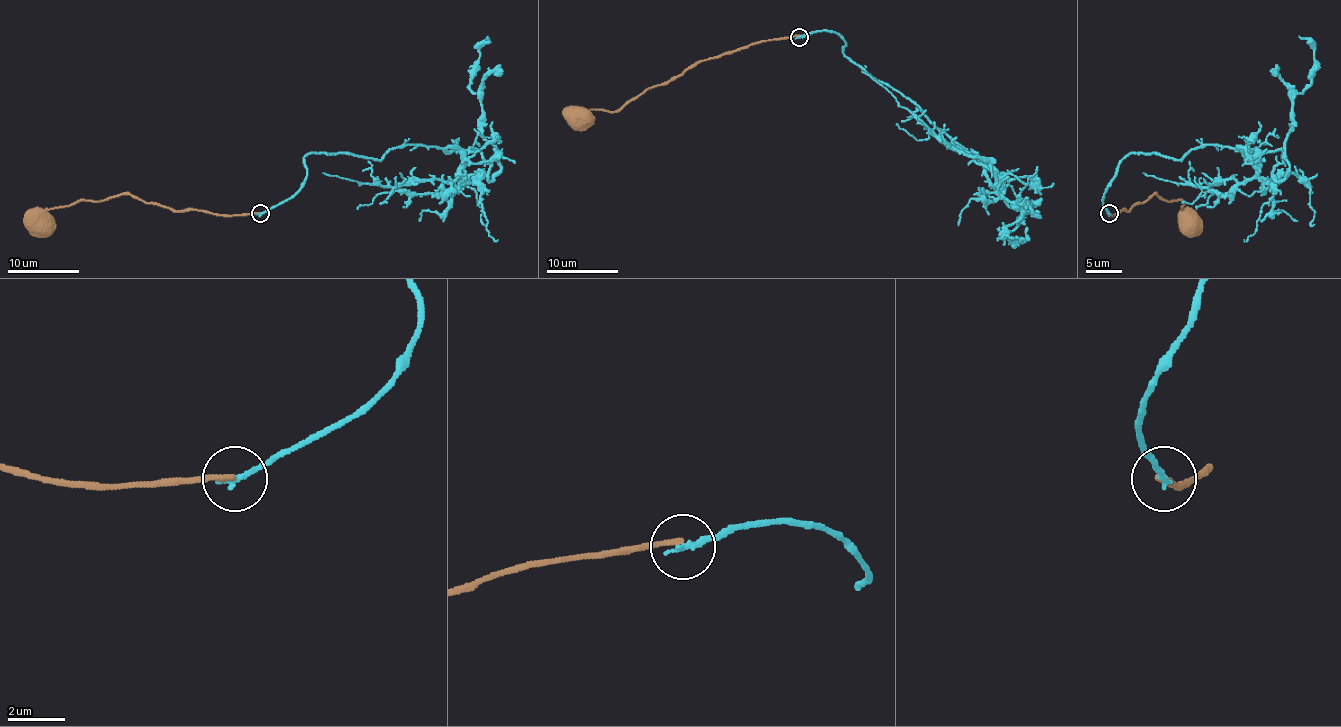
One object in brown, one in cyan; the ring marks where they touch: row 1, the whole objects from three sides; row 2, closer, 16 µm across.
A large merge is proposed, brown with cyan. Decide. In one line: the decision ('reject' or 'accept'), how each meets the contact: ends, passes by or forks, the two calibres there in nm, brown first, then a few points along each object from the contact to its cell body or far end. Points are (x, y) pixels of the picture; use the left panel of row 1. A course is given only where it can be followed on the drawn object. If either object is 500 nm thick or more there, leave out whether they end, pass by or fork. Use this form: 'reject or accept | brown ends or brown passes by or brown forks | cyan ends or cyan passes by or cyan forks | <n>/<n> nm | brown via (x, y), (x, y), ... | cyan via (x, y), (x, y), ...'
reject | brown ends | cyan ends | 190/200 nm | brown via (260, 214), (219, 216), (202, 210), (172, 210), (130, 194), (118, 194), (49, 208), (42, 221) | cyan via (260, 214), (292, 196), (310, 152), (476, 149), (492, 179), (500, 161), (469, 84), (487, 35)

